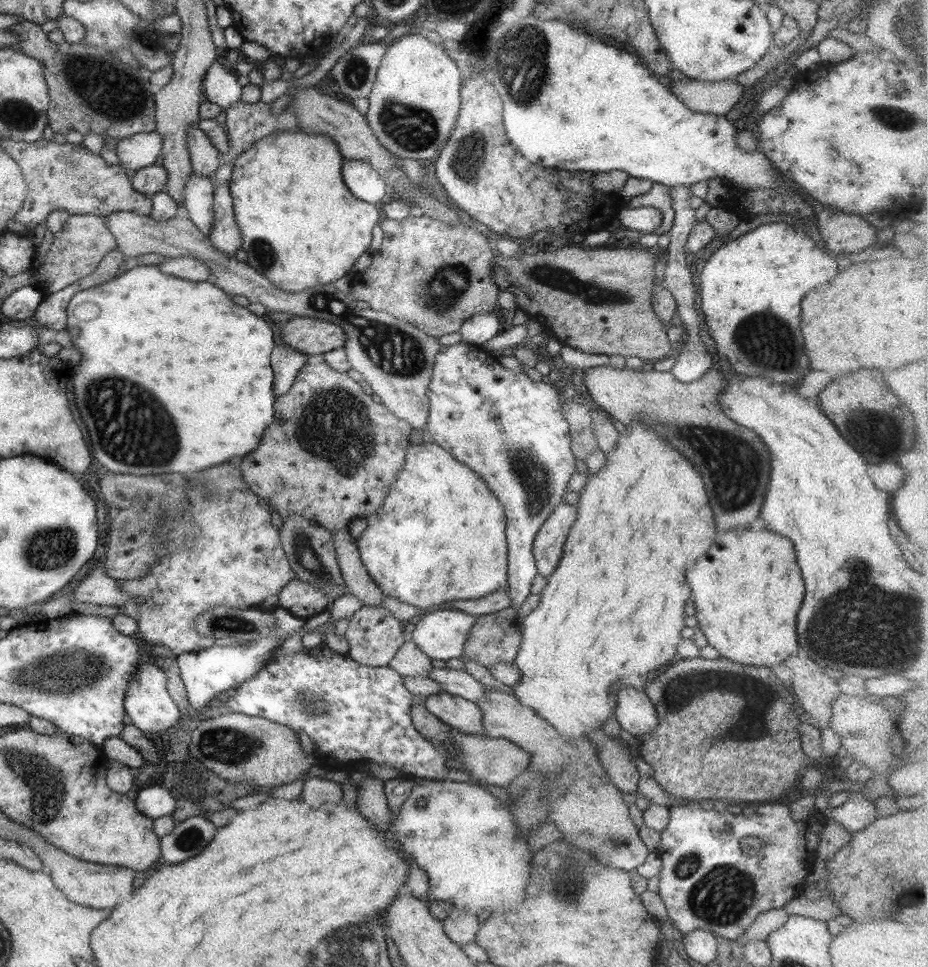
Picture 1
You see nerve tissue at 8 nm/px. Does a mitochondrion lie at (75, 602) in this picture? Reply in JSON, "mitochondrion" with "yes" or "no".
{"mitochondrion":"no"}

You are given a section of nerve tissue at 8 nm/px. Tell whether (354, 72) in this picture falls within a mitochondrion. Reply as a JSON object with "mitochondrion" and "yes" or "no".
{"mitochondrion":"yes"}

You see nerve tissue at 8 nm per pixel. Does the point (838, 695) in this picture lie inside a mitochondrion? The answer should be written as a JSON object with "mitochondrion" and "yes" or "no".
{"mitochondrion":"no"}

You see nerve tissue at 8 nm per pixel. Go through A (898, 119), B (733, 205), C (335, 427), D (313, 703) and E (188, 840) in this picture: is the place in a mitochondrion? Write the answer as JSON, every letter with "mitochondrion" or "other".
{"A":"mitochondrion","B":"other","C":"mitochondrion","D":"mitochondrion","E":"mitochondrion"}

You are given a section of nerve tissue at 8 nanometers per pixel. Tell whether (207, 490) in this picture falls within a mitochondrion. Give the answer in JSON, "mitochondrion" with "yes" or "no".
{"mitochondrion":"yes"}

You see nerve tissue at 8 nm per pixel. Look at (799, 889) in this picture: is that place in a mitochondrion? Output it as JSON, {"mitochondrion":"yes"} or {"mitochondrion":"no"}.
{"mitochondrion":"no"}

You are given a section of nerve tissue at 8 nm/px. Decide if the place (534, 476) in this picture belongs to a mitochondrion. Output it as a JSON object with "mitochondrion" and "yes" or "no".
{"mitochondrion":"yes"}

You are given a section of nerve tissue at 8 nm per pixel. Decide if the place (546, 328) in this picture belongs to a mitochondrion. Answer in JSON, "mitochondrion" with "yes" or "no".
{"mitochondrion":"no"}

